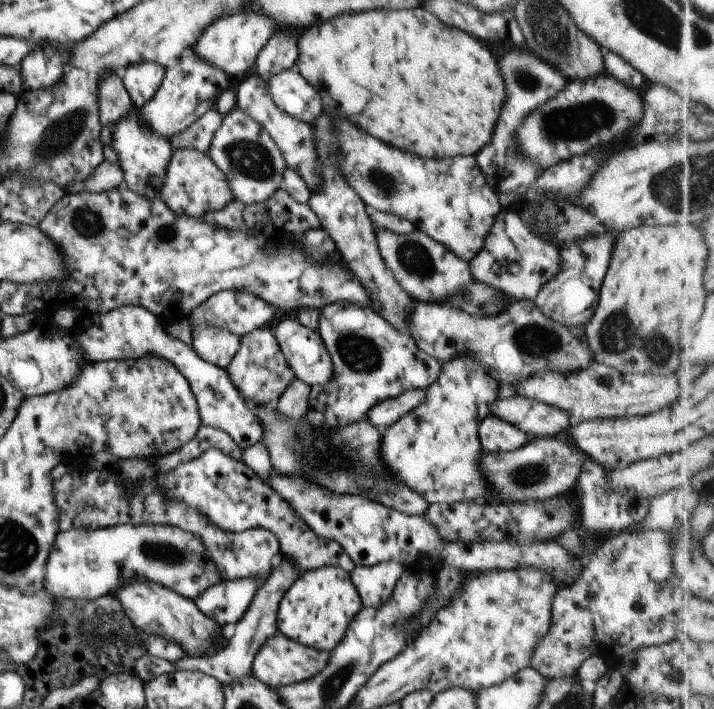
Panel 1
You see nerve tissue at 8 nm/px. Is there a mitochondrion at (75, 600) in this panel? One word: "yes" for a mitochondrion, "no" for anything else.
no

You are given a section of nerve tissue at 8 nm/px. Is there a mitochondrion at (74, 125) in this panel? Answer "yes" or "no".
yes

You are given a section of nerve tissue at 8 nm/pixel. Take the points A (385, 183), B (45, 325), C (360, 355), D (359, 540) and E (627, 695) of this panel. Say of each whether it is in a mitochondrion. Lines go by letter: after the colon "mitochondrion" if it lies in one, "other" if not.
A: mitochondrion
B: other
C: mitochondrion
D: other
E: other

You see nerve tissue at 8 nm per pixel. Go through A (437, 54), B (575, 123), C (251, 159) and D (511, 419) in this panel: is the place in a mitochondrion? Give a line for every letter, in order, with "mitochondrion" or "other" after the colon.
A: other
B: mitochondrion
C: mitochondrion
D: other

